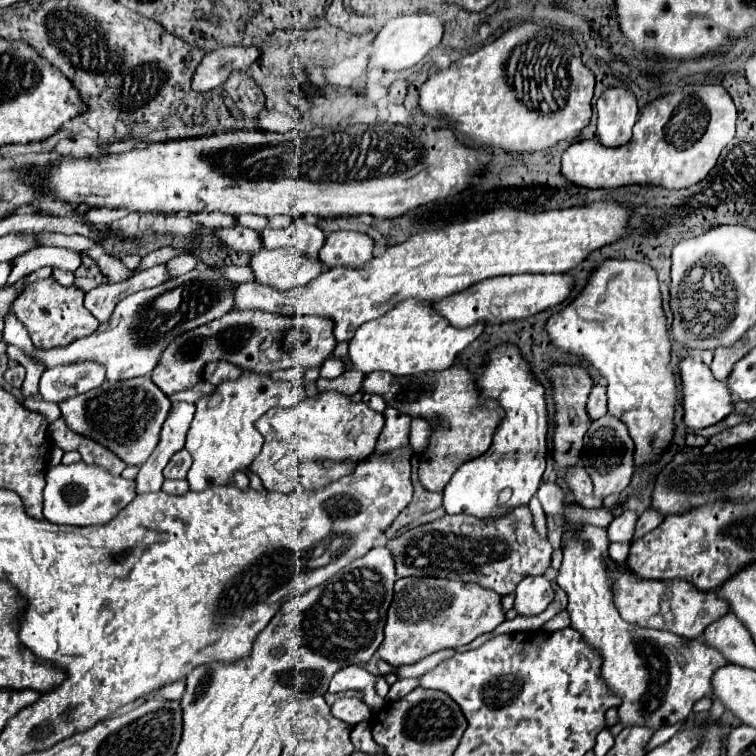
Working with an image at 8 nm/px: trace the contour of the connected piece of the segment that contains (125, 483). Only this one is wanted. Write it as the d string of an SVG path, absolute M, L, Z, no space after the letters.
M85 462L77 464L57 464L45 474L47 486L43 490L43 516L53 524L69 526L89 526L109 522L123 506L135 498L135 482L121 476L111 476L99 466L87 466Z

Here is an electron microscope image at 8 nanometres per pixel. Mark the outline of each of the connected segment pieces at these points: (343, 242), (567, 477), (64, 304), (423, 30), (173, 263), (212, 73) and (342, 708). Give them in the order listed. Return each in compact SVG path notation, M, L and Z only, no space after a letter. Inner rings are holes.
M331 232L319 252L319 260L329 268L363 268L373 260L373 238L361 232Z
M581 466L565 468L563 480L569 486L569 492L577 500L577 504L581 504L583 508L599 508L601 506L601 500L593 498L593 494L591 494L593 492L591 478Z
M53 276L35 280L29 284L19 298L13 304L13 312L17 320L29 330L29 336L37 348L55 348L55 346L65 346L71 340L89 336L97 330L99 322L85 310L83 306L83 292L75 286L61 286Z
M409 14L389 20L373 40L369 68L383 68L391 72L411 68L417 62L421 62L427 56L427 52L441 42L441 36L443 36L443 22L431 14Z
M181 254L181 256L171 258L165 264L167 264L167 268L171 268L171 278L175 278L175 276L181 276L181 274L193 270L199 264L199 260L193 258L193 256L189 256L189 254Z
M229 46L209 52L197 66L191 80L191 88L195 88L195 92L219 88L225 84L233 70L247 70L257 58L259 50L245 46Z
M339 698L333 706L331 706L331 714L351 726L369 720L371 718L371 710L367 708L367 704L359 698Z

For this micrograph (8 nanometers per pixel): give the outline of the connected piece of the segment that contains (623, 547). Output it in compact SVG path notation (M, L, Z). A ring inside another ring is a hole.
M612 542L609 546L609 555L620 565L625 565L630 545L626 543Z

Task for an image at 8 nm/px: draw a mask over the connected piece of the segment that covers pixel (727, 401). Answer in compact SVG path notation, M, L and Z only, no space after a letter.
M689 356L683 358L679 362L679 376L681 376L681 386L683 386L683 422L691 430L711 426L723 420L733 410L733 400L727 390L727 384L715 380L709 366L705 366L703 362L695 362Z

